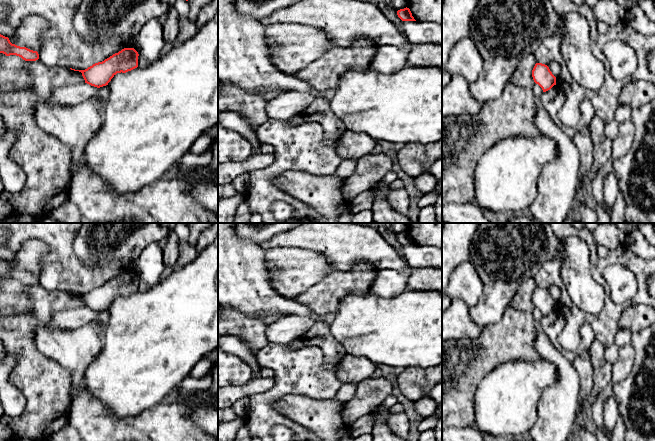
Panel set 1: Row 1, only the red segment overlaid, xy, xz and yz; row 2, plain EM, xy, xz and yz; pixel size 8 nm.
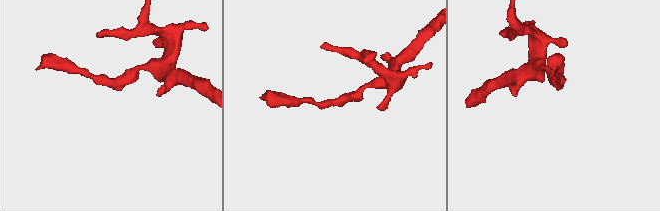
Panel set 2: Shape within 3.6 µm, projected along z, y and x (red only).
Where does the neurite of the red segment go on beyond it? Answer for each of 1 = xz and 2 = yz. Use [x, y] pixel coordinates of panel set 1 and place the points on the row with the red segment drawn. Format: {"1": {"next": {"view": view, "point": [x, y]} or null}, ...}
{"1": {"next": null}, "2": {"next": null}}

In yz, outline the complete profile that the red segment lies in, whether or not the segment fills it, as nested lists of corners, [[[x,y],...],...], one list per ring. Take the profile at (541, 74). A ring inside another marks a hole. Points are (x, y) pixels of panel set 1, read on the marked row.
[[[536,63],[532,70],[532,77],[534,82],[542,88],[543,92],[550,90],[556,85],[556,77],[545,64]]]

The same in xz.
[[[407,7],[404,9],[398,10],[397,15],[402,21],[416,21],[412,16],[410,9]]]

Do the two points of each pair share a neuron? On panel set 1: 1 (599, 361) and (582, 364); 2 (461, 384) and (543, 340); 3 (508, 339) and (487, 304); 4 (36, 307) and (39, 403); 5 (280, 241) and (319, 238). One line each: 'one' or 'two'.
1: two
2: two
3: two
4: two
5: one

